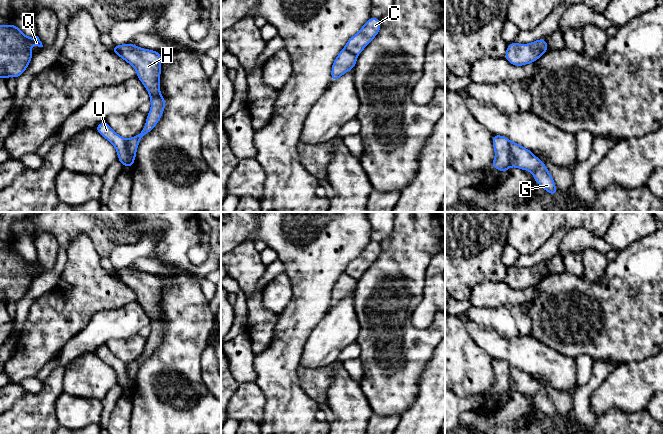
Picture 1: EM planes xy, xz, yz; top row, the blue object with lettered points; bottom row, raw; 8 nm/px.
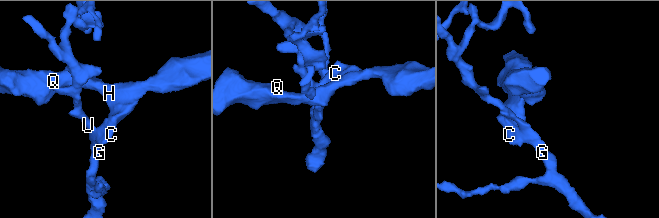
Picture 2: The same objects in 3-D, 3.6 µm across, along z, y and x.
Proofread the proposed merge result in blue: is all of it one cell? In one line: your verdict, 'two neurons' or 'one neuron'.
two neurons

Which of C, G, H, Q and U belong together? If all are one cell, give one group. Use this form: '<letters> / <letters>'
C H Q / G U

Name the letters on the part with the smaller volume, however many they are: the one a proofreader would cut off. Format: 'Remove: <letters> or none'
Remove: C, H, Q

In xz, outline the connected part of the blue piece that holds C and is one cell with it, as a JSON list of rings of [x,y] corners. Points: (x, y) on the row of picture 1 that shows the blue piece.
[[[370,17],[362,26],[362,28],[354,36],[348,39],[345,48],[358,56],[376,37],[380,29],[380,18]]]

